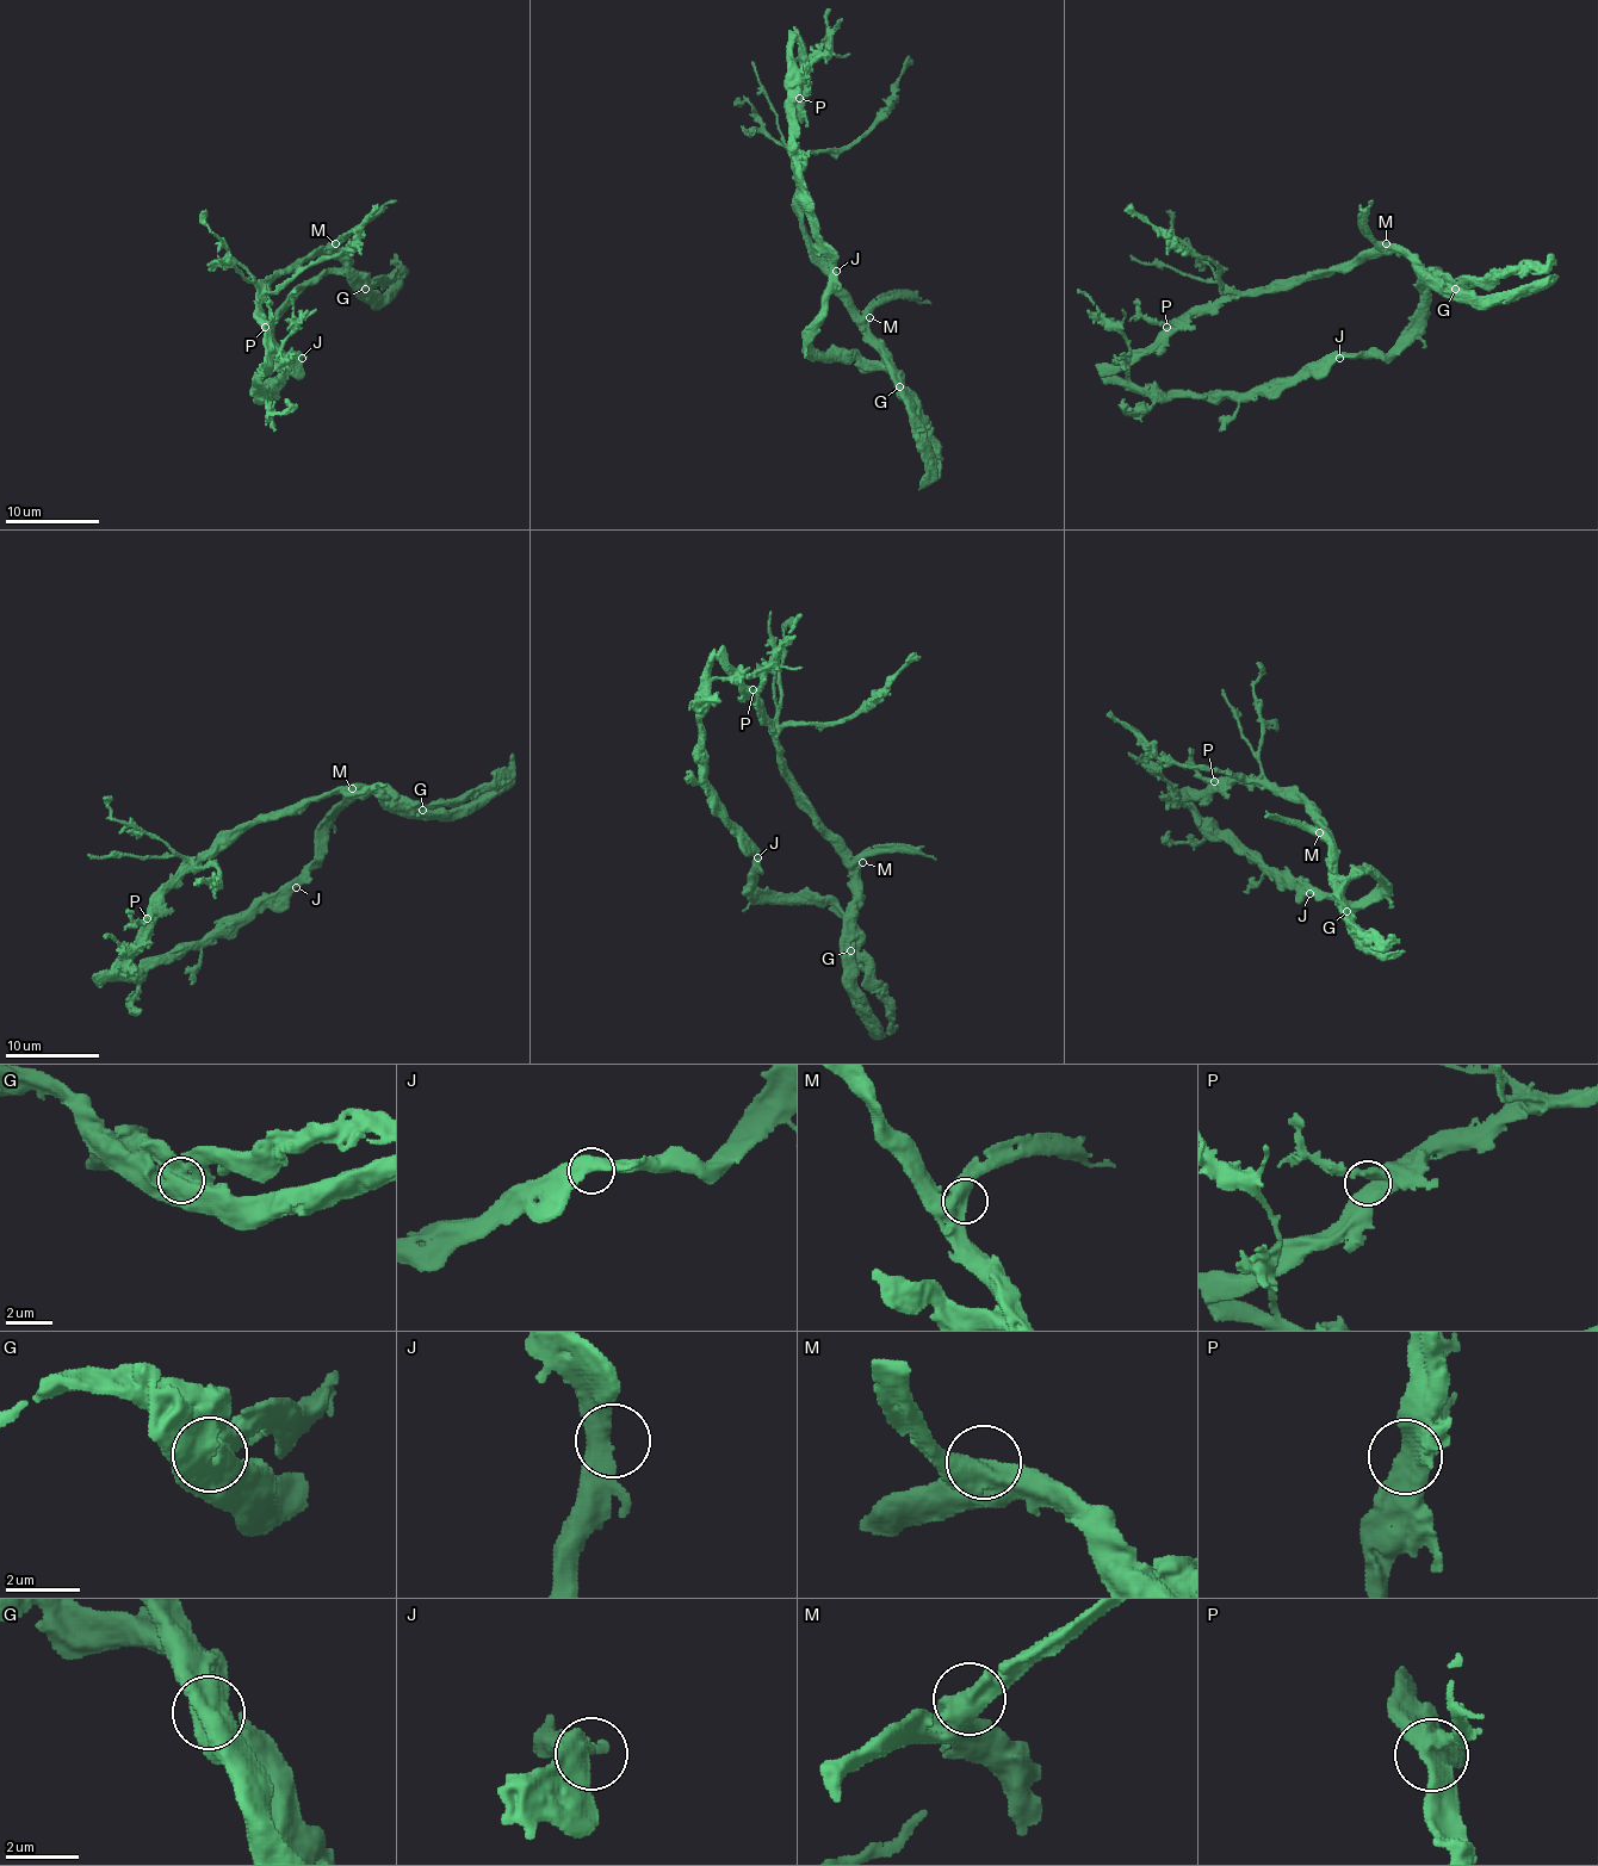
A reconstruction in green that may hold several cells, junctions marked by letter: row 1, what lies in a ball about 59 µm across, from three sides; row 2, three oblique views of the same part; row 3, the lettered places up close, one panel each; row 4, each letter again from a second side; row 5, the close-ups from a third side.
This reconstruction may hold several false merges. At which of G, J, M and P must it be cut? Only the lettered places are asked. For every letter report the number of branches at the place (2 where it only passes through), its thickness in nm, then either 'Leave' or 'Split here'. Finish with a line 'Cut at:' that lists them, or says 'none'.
G: Branches: 2. Thickness 850 nm. Split here
J: Branches: 2. Thickness 550 nm. Leave
M: Branches: 2. Thickness 600 nm. Leave
P: Branches: 3. Thickness 440 nm. Leave
Cut at: G

